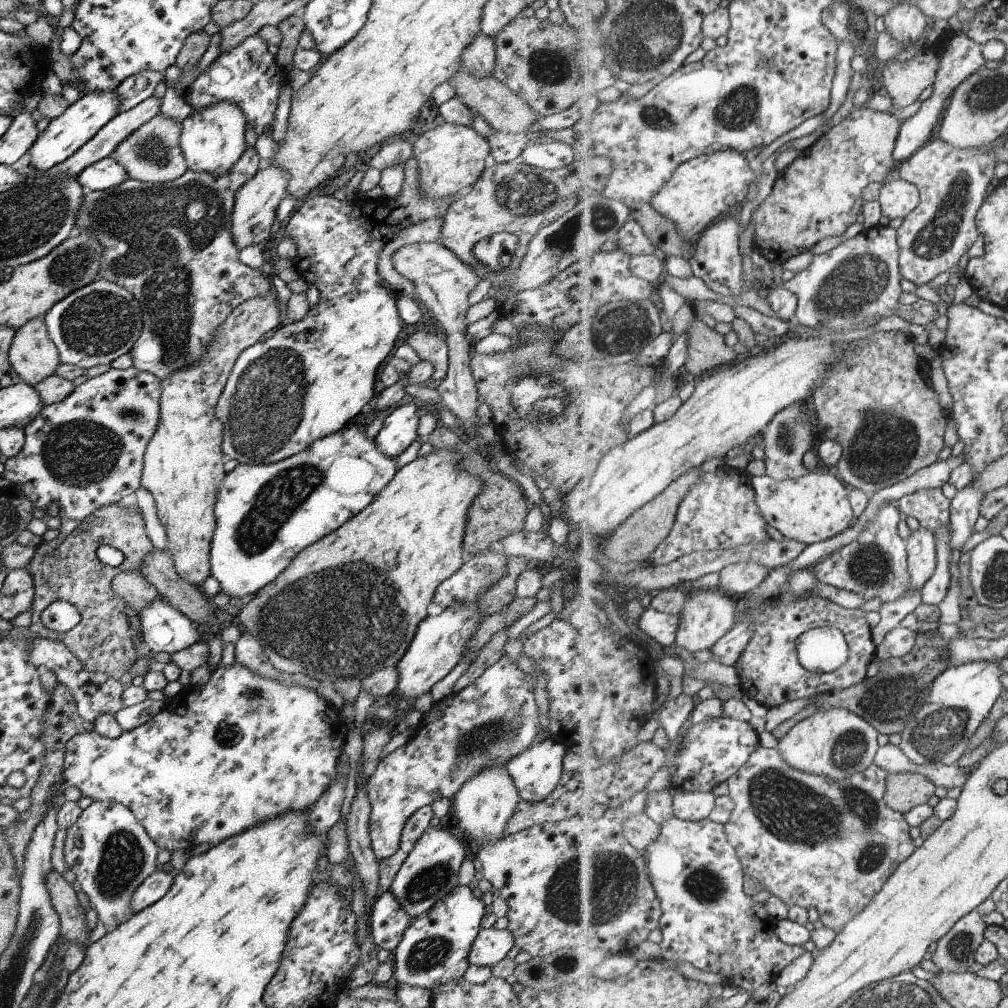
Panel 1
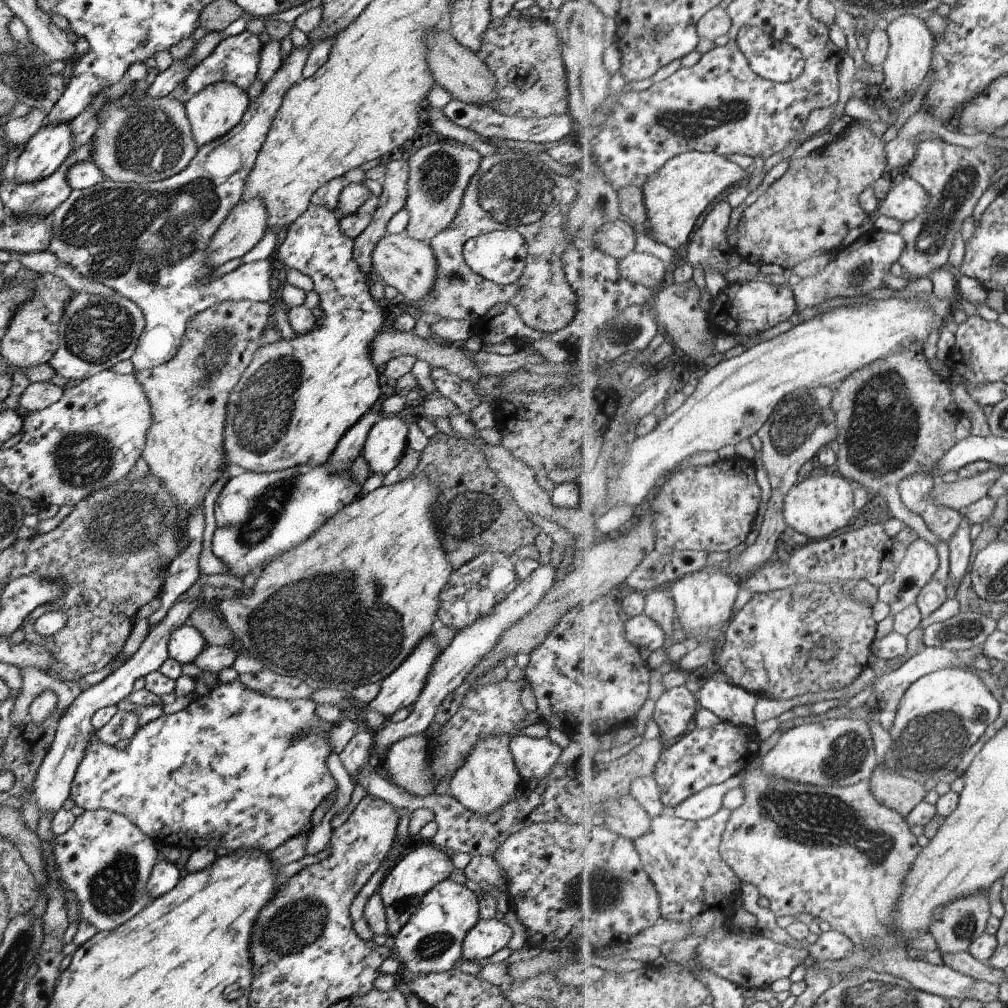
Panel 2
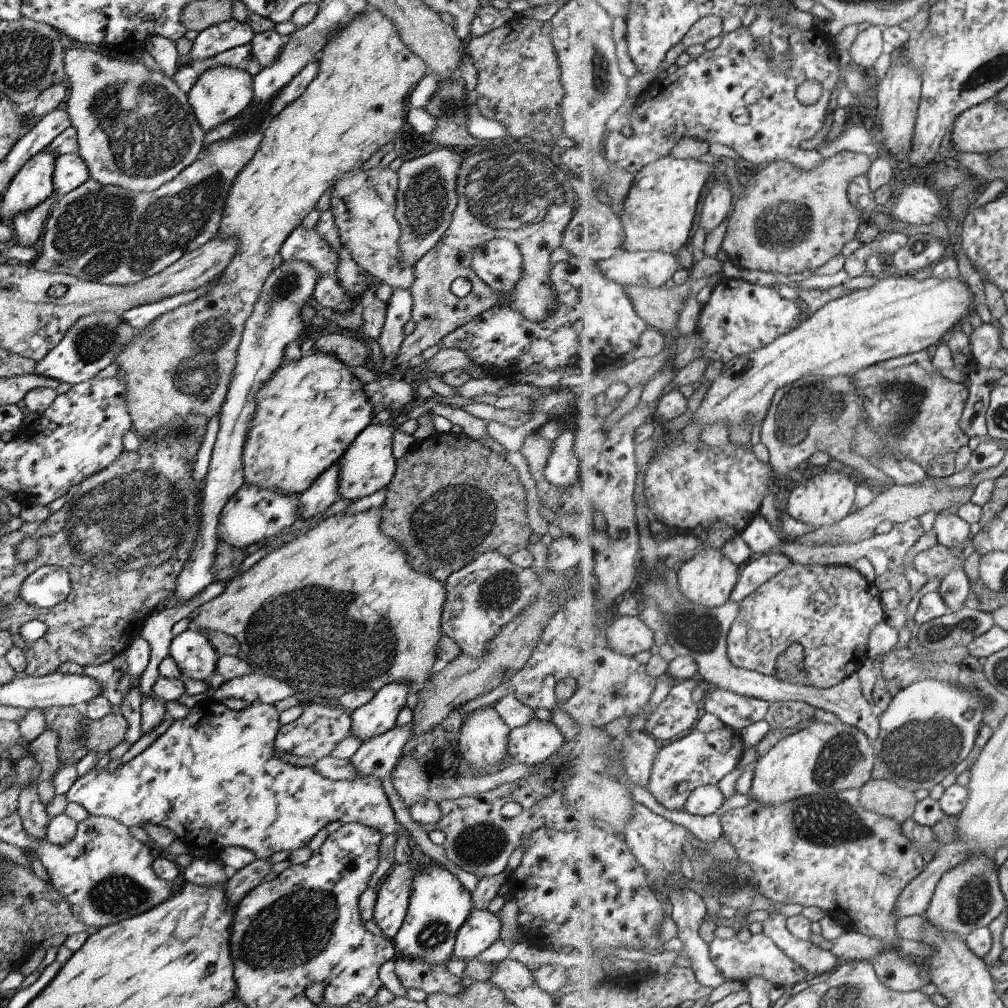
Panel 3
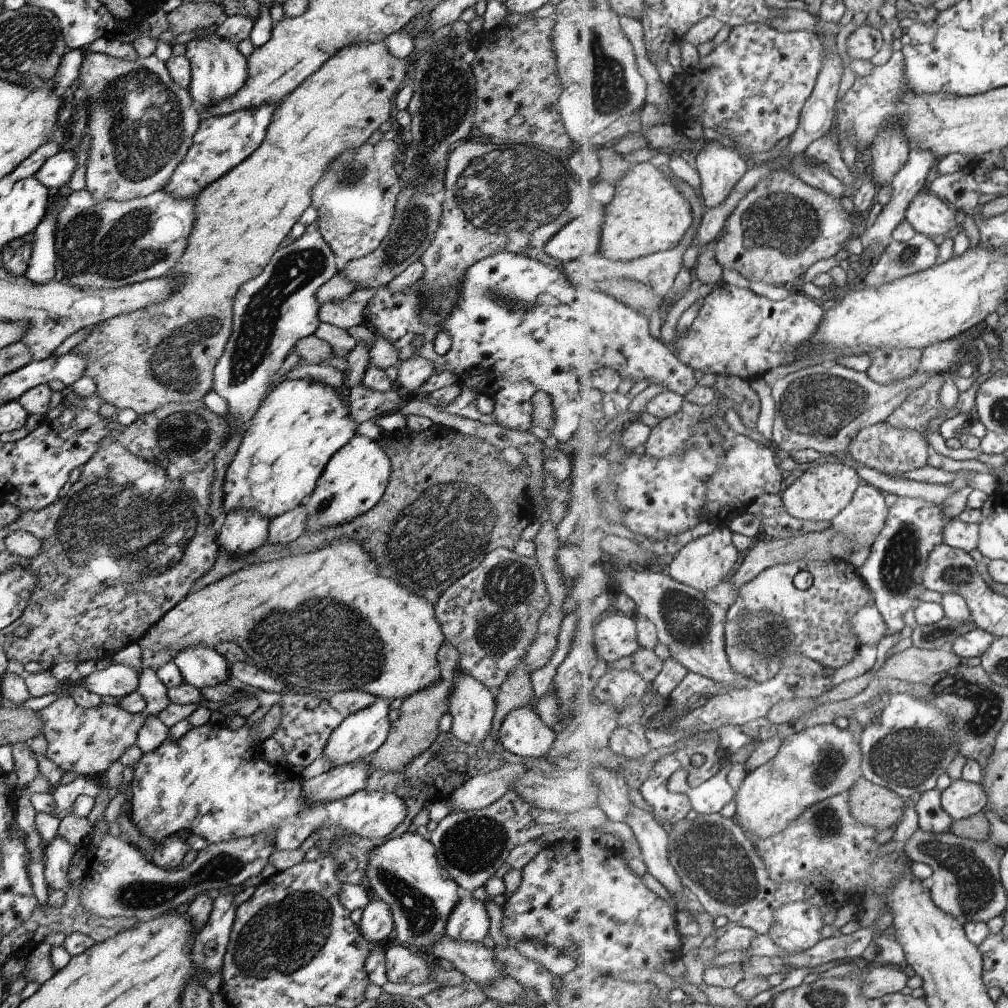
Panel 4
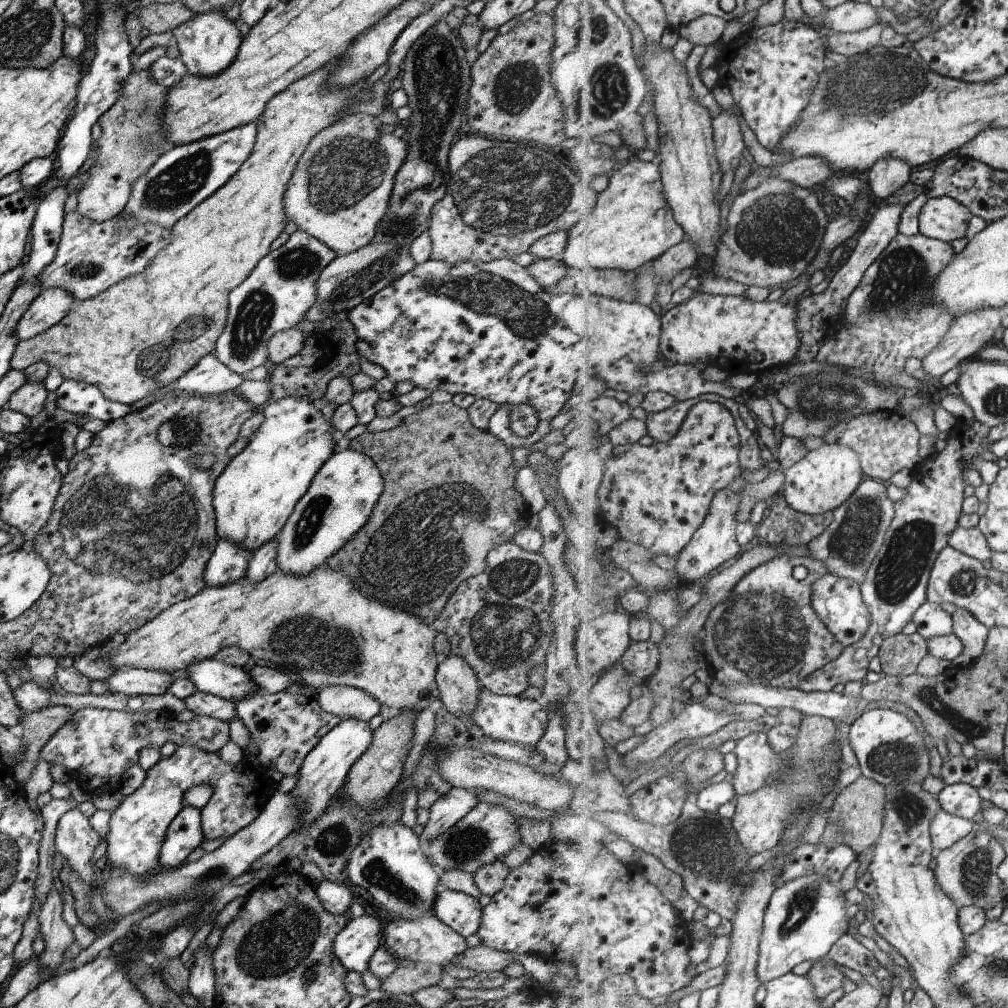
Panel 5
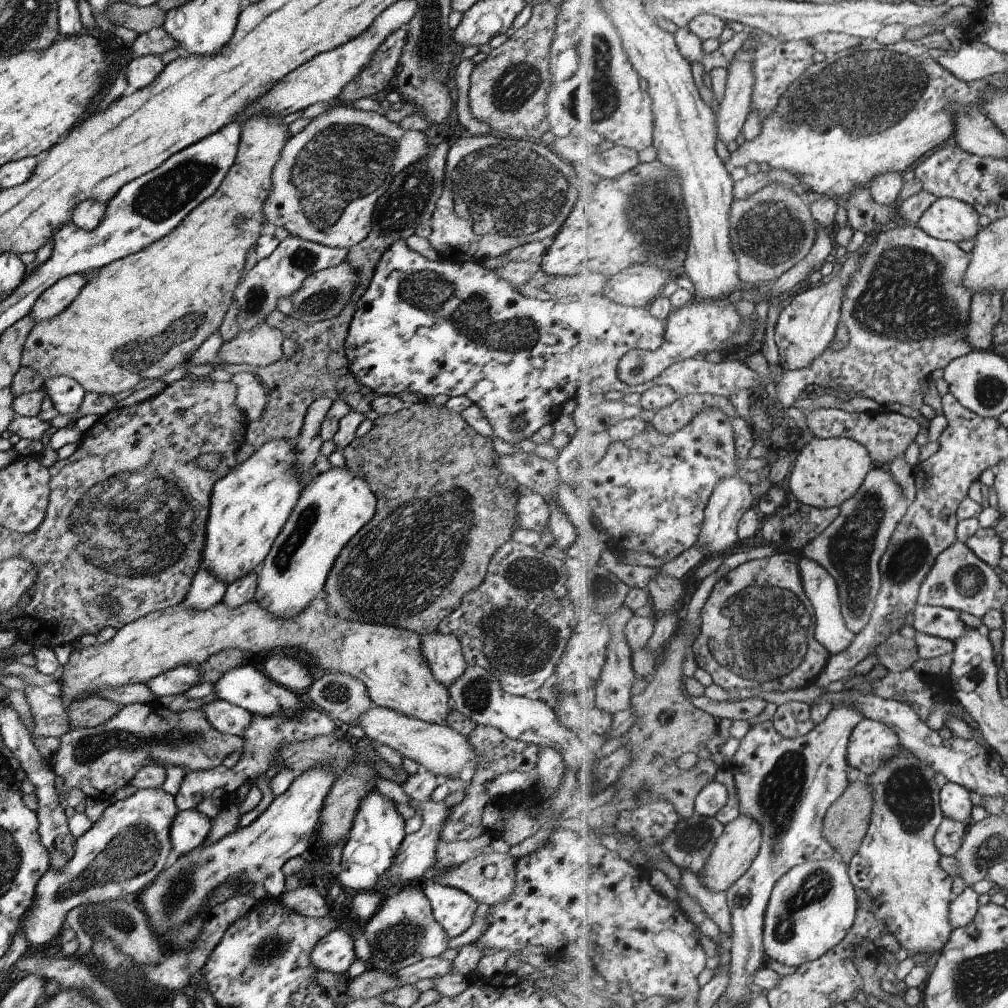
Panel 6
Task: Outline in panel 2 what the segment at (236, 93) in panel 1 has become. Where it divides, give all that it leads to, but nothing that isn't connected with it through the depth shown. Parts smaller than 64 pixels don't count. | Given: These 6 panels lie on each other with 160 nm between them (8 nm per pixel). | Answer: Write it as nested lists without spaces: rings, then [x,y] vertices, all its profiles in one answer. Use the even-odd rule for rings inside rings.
[[[247,30],[222,39],[221,43],[213,48],[213,52],[203,58],[182,81],[185,94],[191,97],[193,94],[197,94],[201,88],[215,84],[215,82],[229,82],[229,84],[235,84],[237,88],[241,88],[243,92],[247,92],[249,85],[254,79],[257,79],[261,46],[262,43],[259,42],[257,36],[247,32]]]

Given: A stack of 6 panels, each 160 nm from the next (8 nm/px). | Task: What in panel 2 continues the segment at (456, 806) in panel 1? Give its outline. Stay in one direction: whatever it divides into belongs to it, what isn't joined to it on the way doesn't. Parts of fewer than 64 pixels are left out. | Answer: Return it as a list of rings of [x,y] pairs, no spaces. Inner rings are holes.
[[[497,734],[497,736],[485,736],[477,740],[477,744],[469,750],[465,762],[457,768],[457,772],[453,774],[449,782],[448,793],[473,816],[493,814],[505,805],[505,802],[509,802],[515,794],[515,788],[521,779],[509,754],[510,738],[507,734],[505,736]]]

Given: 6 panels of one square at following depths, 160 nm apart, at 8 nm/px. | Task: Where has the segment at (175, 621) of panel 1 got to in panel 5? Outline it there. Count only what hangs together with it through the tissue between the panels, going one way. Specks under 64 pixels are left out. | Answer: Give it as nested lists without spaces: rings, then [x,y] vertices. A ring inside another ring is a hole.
[[[214,657],[193,663],[185,670],[196,690],[205,694],[235,702],[259,692],[247,670]]]

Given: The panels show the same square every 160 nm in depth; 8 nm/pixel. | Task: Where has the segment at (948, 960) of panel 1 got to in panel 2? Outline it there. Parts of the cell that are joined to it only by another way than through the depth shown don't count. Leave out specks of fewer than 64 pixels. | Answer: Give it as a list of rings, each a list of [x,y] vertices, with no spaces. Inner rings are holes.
[[[989,890],[979,892],[977,896],[965,896],[961,900],[955,900],[943,908],[939,908],[935,912],[935,924],[931,926],[930,934],[938,943],[939,951],[942,954],[957,954],[960,952],[968,952],[971,944],[977,941],[979,936],[984,935],[987,922],[991,918],[991,902],[989,902]]]

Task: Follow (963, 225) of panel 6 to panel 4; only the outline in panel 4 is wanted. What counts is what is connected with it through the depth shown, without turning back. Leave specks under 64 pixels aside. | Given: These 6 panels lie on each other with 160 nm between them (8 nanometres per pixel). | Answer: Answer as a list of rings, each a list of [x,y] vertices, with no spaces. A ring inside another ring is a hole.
[[[922,191],[910,204],[906,219],[919,234],[931,238],[953,237],[960,230],[956,209],[944,198]]]

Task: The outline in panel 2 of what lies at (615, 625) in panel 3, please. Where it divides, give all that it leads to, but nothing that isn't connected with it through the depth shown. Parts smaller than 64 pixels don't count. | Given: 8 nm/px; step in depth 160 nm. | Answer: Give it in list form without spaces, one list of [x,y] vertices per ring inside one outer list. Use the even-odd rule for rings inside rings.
[[[647,613],[625,619],[625,634],[634,646],[651,651],[663,648],[665,635],[663,628]]]

